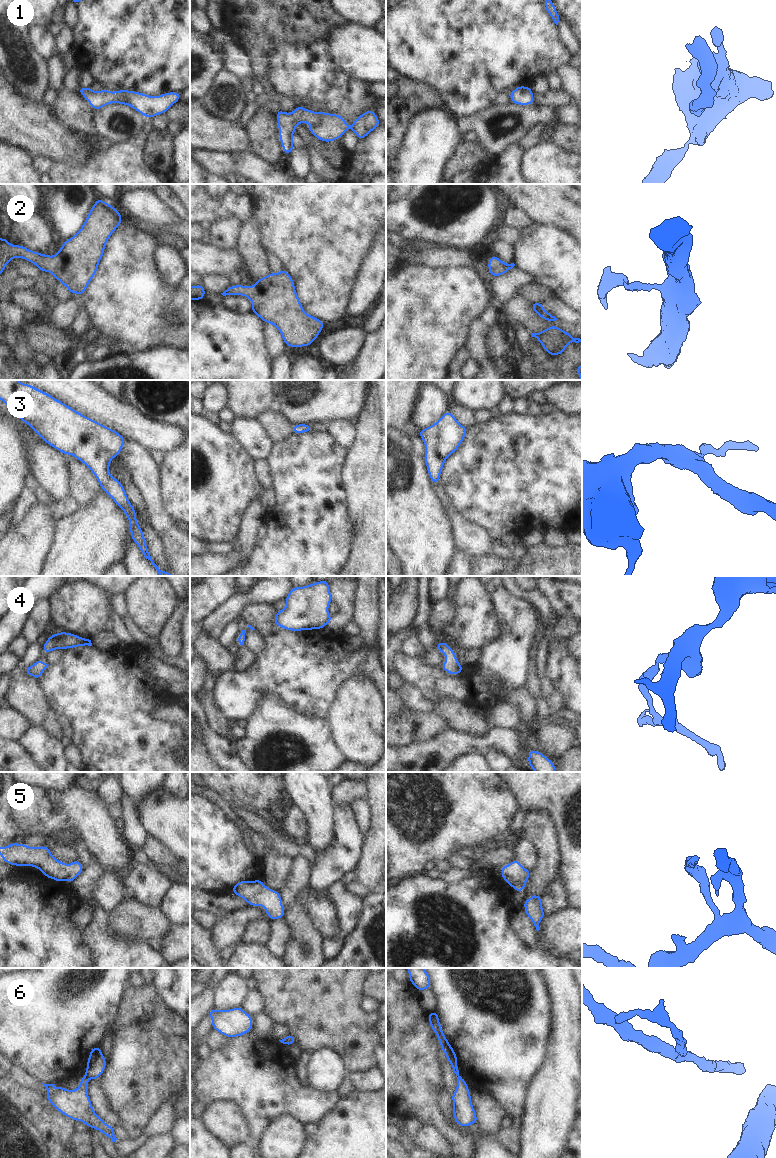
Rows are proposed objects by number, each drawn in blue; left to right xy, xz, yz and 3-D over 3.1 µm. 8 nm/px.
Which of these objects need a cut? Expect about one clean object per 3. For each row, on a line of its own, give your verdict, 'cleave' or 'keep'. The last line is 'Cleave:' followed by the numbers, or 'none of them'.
1: keep
2: keep
3: keep
4: keep
5: keep
6: cleave
Cleave: 6

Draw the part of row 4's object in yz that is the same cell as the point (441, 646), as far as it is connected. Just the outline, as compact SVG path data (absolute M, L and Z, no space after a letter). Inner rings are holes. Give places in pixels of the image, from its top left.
M438 641L436 647L446 657L446 661L440 665L441 668L451 675L461 674L464 669L457 660L456 653L451 649L450 645L446 642Z

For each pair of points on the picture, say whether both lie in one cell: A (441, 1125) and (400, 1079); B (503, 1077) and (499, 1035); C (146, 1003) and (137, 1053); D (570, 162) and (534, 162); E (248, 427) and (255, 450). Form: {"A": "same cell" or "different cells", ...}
{"A": "same cell", "B": "same cell", "C": "same cell", "D": "same cell", "E": "same cell"}

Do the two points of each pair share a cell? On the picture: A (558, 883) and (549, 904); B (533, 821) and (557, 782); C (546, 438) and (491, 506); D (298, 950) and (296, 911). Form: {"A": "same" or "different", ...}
{"A": "same", "B": "different", "C": "same", "D": "same"}

